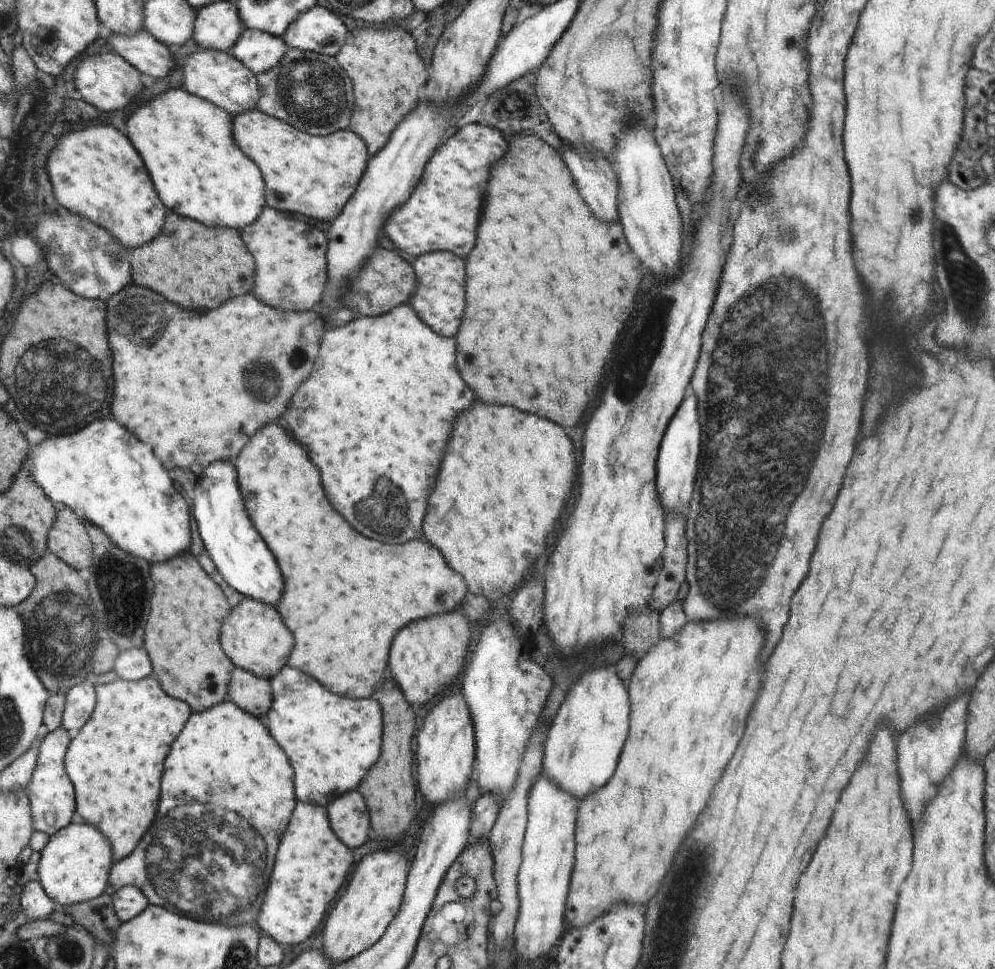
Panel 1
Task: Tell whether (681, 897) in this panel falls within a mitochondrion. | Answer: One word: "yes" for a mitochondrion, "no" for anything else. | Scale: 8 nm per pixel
yes

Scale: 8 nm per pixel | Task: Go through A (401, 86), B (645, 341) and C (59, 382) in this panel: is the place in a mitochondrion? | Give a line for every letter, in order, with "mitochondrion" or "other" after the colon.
A: other
B: mitochondrion
C: mitochondrion

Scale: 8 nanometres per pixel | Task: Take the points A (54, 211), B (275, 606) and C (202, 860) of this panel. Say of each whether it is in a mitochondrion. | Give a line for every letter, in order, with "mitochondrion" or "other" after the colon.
A: other
B: other
C: mitochondrion

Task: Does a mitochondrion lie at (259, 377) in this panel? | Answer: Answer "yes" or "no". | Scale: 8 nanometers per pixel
yes

